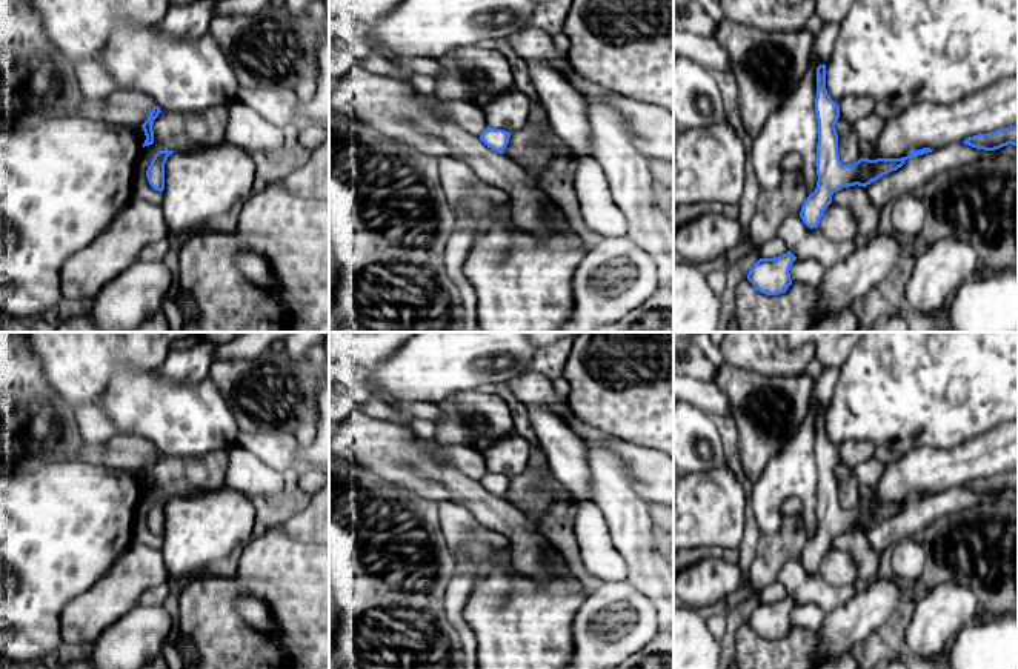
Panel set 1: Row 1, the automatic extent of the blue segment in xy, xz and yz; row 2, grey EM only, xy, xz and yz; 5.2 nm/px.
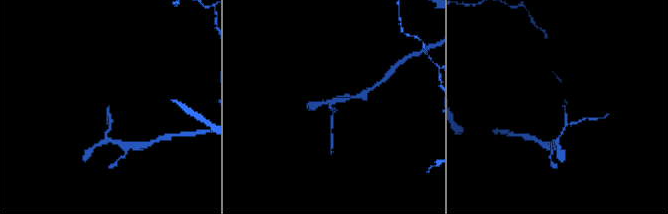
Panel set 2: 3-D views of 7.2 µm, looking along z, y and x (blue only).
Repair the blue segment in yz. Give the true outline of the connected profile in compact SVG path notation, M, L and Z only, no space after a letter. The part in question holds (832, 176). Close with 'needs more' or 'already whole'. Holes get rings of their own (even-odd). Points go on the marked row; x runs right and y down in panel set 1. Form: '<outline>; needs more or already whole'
M826 65L817 68L817 98L815 112L818 120L818 145L817 145L817 188L804 200L800 217L803 223L813 229L832 203L832 195L847 186L866 188L880 177L897 171L910 157L932 152L930 148L910 151L901 158L860 158L852 165L843 165L838 154L838 134L835 125L840 118L840 106L832 100L826 89Z; already whole

